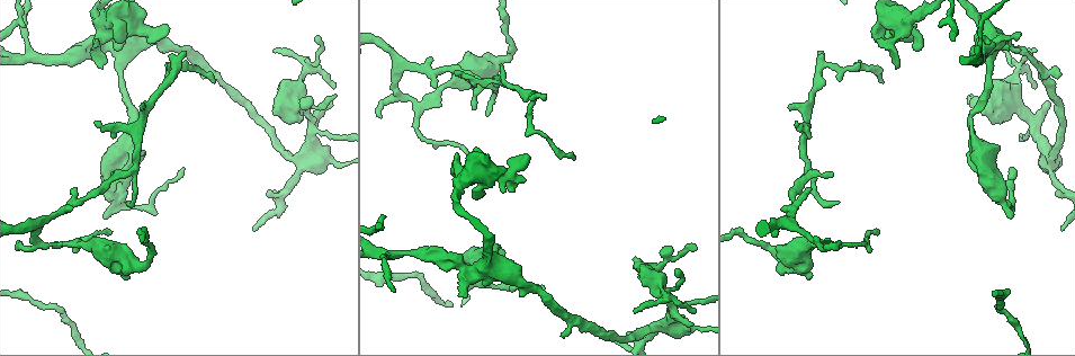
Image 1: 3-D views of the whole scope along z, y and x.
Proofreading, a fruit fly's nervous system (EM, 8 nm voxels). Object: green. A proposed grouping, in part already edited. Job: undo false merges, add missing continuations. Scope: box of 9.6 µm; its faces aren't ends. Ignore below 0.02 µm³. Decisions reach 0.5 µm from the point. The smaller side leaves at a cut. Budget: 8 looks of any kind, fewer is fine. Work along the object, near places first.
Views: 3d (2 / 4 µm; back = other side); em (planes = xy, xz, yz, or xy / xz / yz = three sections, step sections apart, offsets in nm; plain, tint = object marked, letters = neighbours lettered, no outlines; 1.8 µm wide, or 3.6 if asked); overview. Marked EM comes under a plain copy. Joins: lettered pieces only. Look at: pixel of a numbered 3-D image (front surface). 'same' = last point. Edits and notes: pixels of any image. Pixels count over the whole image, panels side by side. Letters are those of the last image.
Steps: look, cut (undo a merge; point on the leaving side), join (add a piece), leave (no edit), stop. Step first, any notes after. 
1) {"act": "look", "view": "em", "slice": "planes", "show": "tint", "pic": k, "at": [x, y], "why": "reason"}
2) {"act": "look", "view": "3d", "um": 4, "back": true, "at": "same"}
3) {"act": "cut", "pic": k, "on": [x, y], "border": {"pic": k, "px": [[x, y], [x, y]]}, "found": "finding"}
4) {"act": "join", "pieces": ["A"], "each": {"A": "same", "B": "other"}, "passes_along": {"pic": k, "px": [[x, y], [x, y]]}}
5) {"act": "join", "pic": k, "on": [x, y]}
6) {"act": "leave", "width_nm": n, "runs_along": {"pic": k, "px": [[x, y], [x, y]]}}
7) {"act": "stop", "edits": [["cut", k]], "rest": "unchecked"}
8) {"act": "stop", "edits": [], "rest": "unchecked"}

{"act": "look", "view": "em", "slice": "planes", "show": "letters", "pic": 1, "at": [181, 168], "why": "thin end"}

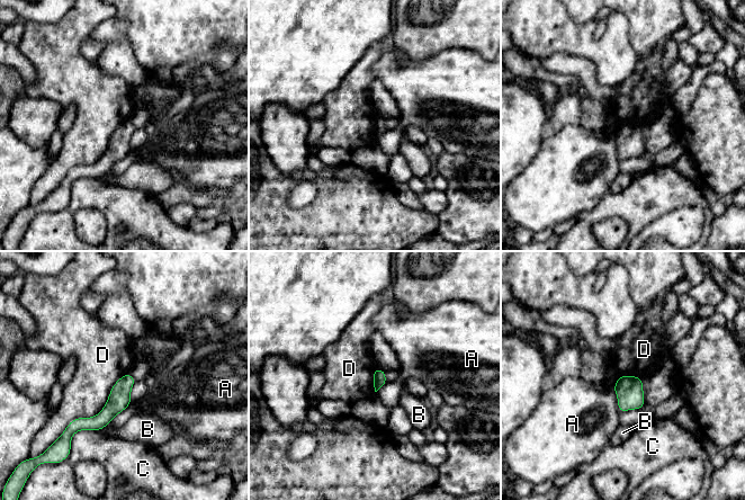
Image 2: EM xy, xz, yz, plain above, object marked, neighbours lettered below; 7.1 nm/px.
{"act": "leave", "width_nm": 100, "each": {"A": "other", "B": "other", "C": "other", "D": "other"}, "border": {"pic": 2, "px": [[128, 372], [97, 413], [64, 429]]}, "found": "no lettered piece goes on from it"}

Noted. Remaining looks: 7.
{"act": "look", "view": "em", "slice": "planes", "show": "letters", "pic": 1, "at": [308, 160], "why": "looks like a crossing"}

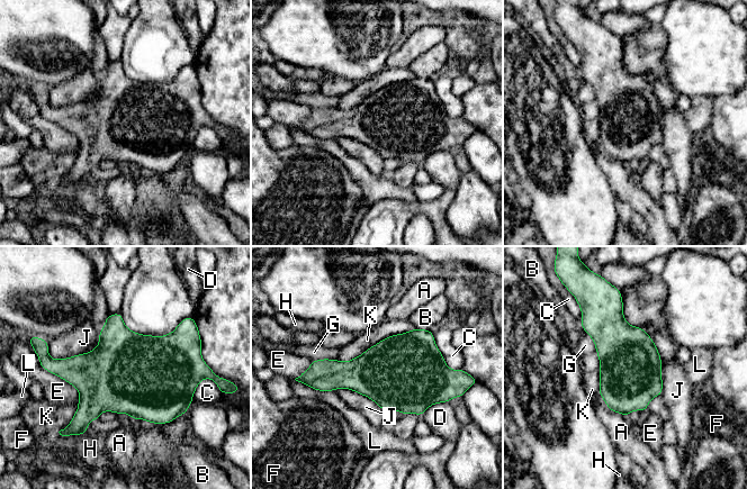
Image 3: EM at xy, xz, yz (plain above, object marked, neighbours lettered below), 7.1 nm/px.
{"act": "leave", "longest_contact_nm": ["K", 600], "each": {"A": "other", "B": "other", "C": "other", "D": "other", "E": "other", "F": "other", "G": "other", "H": "other", "J": "other", "K": "other", "L": "other"}, "border": {"pic": 3, "px": [[415, 327], [335, 360]]}, "found": "one neuron here"}

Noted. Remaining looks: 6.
{"act": "look", "view": "em", "slice": "xz", "step": 8, "show": "tint", "pic": 1, "at": [123, 204], "why": "closes a loop"}

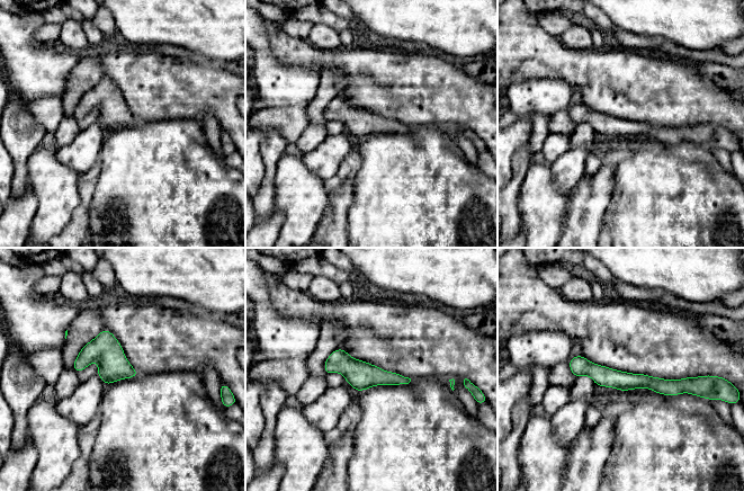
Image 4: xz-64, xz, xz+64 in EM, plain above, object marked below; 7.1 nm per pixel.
{"act": "look", "view": "em", "slice": "planes", "show": "letters", "at": "same"}

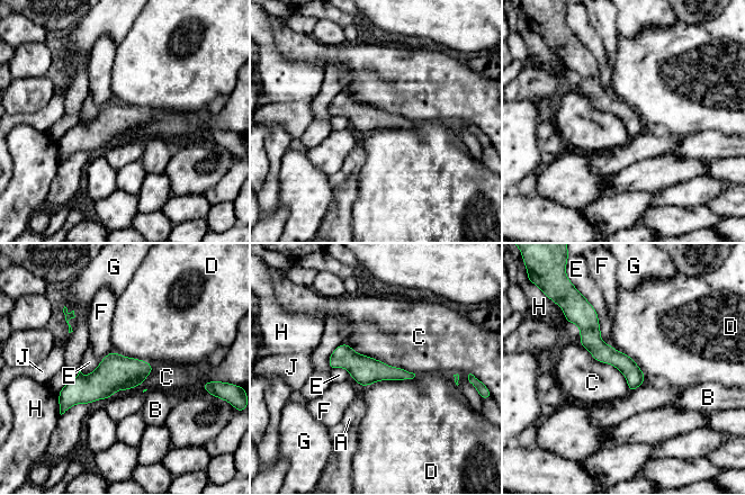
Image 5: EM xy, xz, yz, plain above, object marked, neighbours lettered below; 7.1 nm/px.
{"act": "leave", "each": {"A": "other", "B": "other", "C": "other", "D": "other", "E": "other", "F": "other", "G": "other", "H": "other", "J": "other"}, "runs_along": {"pic": 5, "px": [[585, 317], [634, 386]]}, "found": "continuous, no second neuron"}

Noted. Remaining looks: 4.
{"act": "stop", "edits": [], "rest": "unchecked"}

